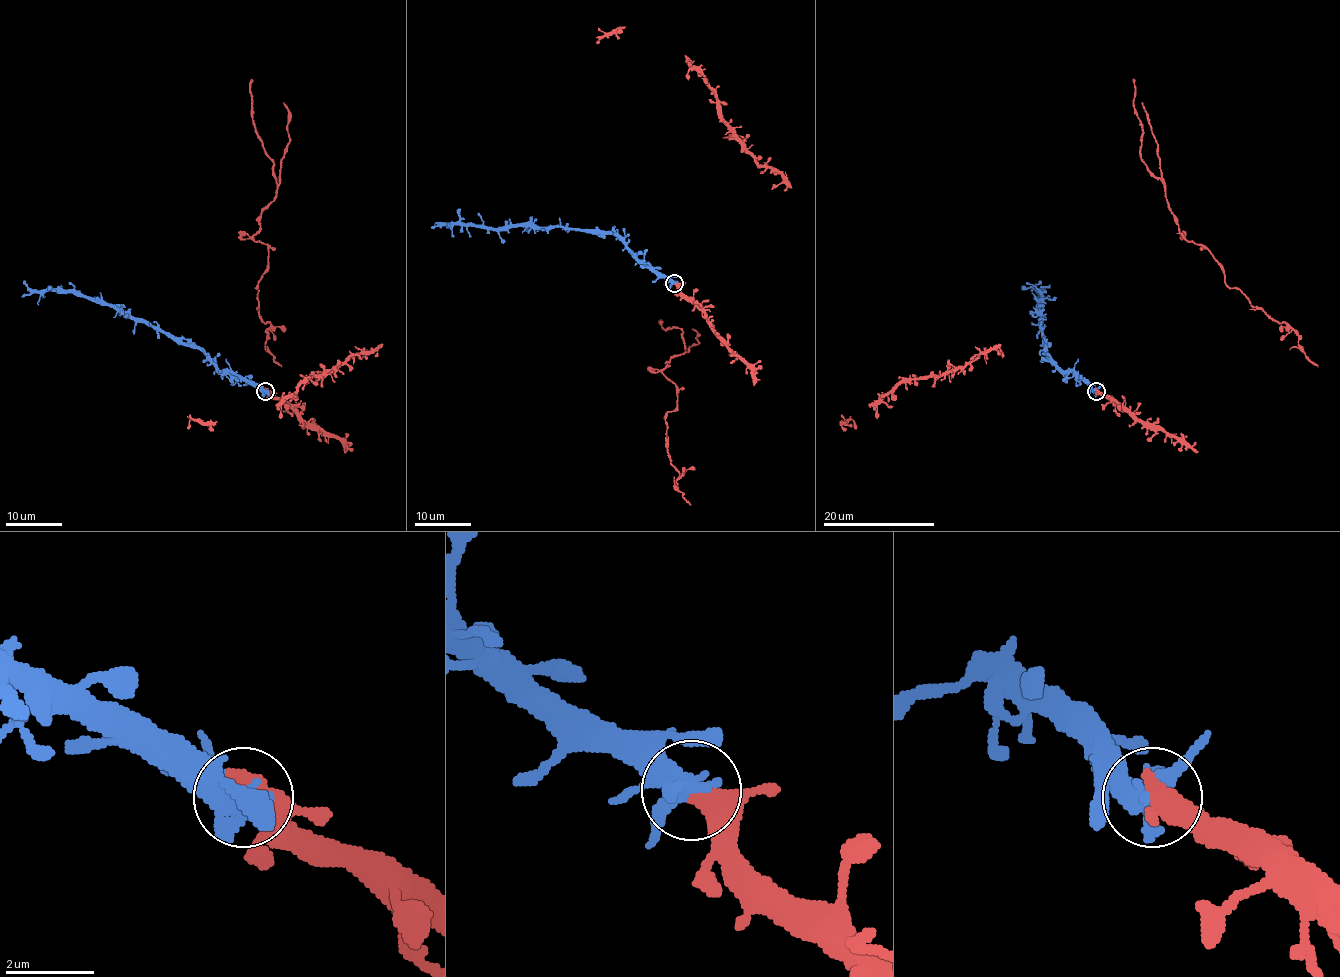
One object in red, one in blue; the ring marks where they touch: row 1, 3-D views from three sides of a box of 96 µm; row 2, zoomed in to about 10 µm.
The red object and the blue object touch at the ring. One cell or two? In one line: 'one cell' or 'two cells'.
one cell

